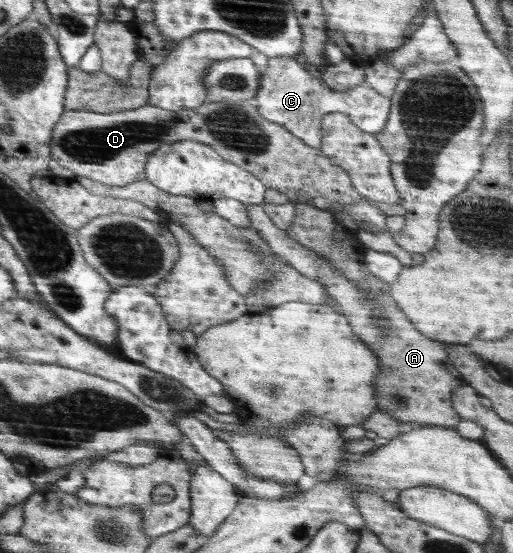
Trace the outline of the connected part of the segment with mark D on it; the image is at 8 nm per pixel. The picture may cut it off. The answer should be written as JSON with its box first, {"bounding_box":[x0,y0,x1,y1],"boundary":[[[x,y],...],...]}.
{"bounding_box":[52,101,407,216],"boundary":[[[218,101],[200,104],[194,109],[164,110],[146,104],[140,108],[100,114],[91,110],[66,111],[54,126],[52,142],[52,162],[72,170],[77,178],[92,179],[102,184],[123,187],[145,178],[145,164],[149,155],[156,152],[162,144],[195,140],[206,143],[230,162],[237,163],[250,174],[257,176],[266,186],[282,191],[290,198],[290,203],[306,204],[319,209],[343,208],[356,203],[370,203],[378,207],[387,216],[404,216],[407,210],[401,205],[390,206],[382,202],[372,202],[362,198],[353,185],[350,175],[341,166],[326,156],[319,148],[311,147],[297,135],[286,130],[277,122],[270,122],[258,112],[258,107],[249,101]]]}

